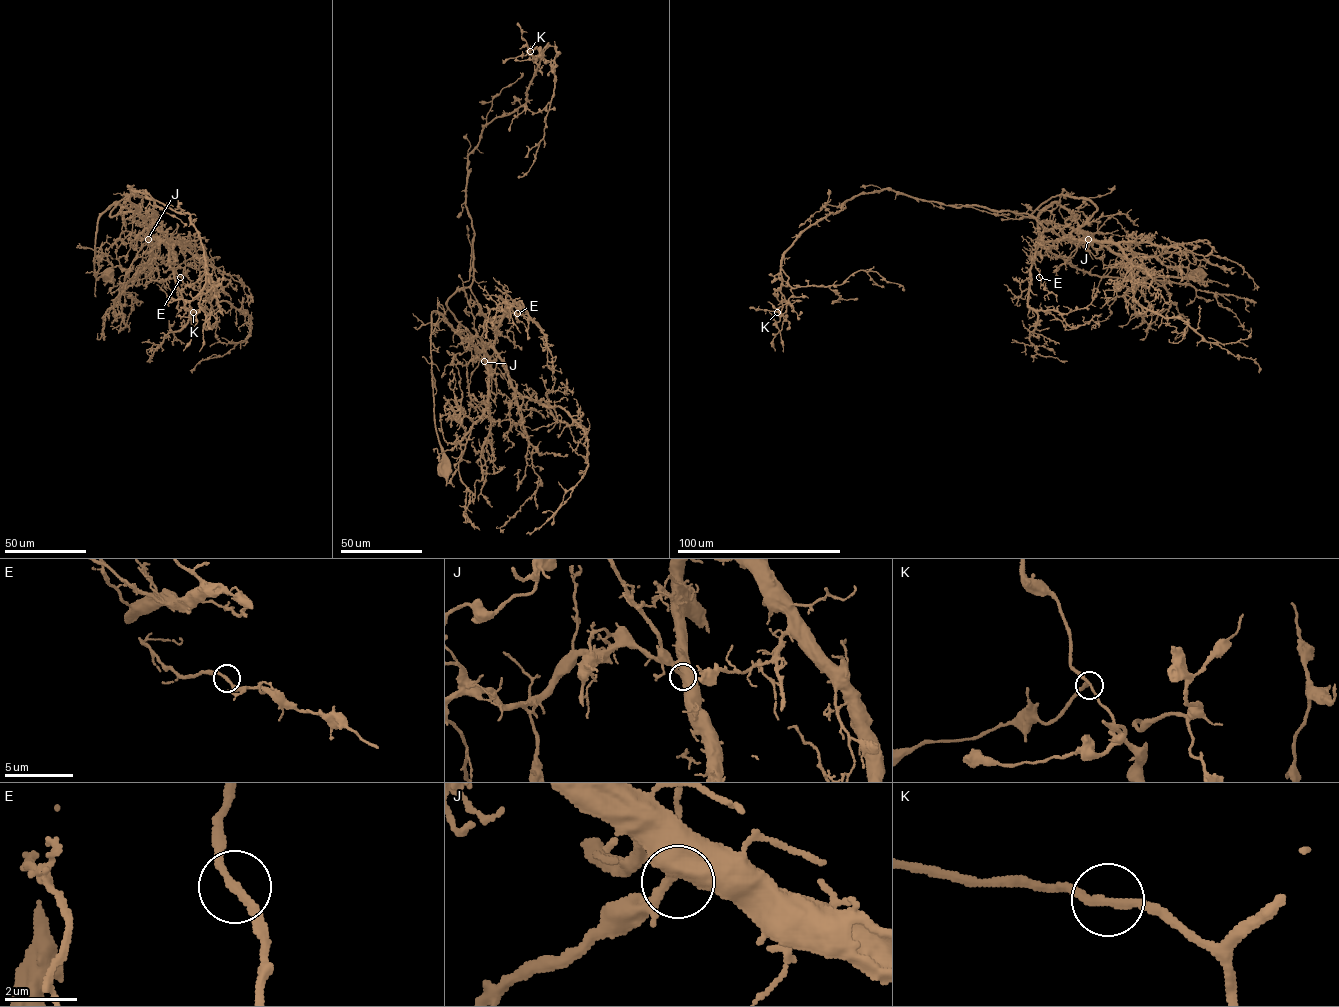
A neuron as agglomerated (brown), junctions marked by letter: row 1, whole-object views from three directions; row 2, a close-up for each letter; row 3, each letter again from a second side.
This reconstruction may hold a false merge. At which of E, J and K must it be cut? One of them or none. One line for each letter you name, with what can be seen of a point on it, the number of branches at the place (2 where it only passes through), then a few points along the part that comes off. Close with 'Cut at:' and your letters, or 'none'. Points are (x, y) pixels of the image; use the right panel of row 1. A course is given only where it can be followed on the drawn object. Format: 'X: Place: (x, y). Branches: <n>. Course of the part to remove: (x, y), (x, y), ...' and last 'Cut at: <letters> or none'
Cut at: none

